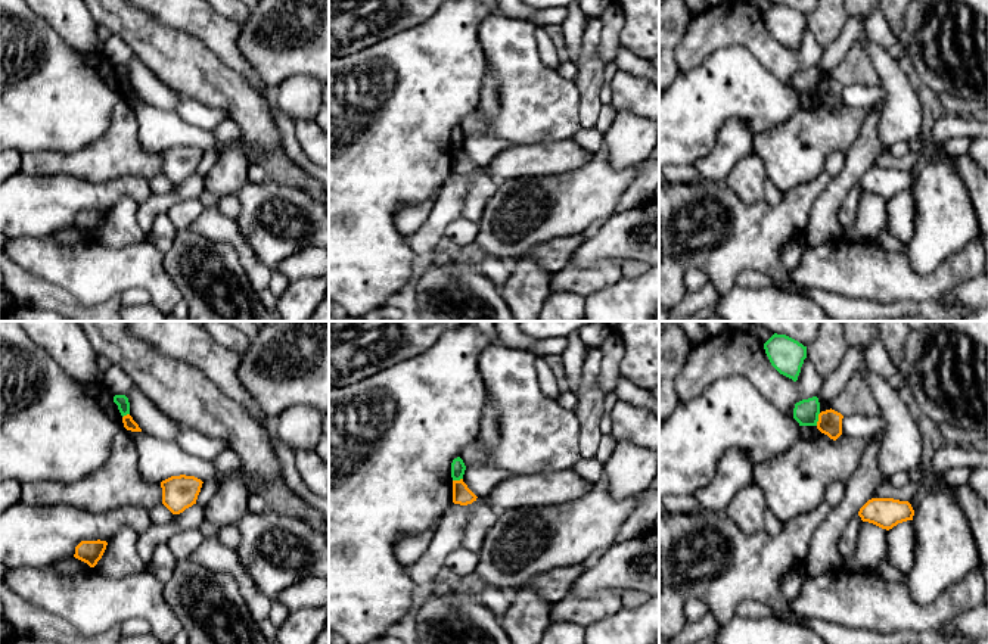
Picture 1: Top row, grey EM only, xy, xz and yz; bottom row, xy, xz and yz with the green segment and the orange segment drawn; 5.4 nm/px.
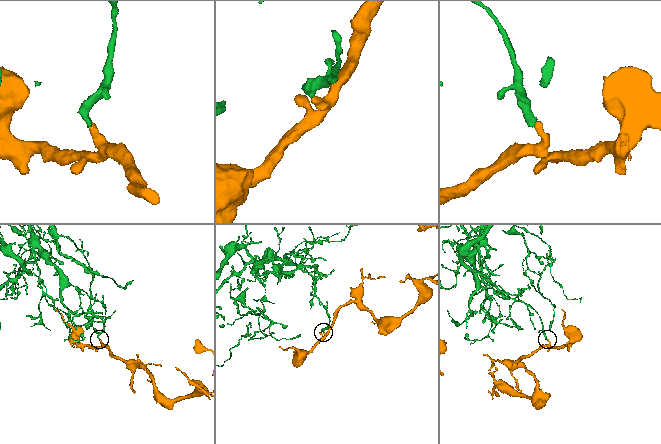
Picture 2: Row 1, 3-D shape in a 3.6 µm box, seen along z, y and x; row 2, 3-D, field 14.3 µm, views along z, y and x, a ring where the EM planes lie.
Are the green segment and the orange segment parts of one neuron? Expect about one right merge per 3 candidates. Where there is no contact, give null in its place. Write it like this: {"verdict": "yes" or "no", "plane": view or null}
{"verdict": "no", "plane": "yz"}

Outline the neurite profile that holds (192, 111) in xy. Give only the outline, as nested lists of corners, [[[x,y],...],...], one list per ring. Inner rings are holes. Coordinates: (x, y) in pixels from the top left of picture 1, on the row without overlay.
[[[183,99],[174,112],[187,122],[209,131],[229,118],[226,111],[208,108],[195,99]]]

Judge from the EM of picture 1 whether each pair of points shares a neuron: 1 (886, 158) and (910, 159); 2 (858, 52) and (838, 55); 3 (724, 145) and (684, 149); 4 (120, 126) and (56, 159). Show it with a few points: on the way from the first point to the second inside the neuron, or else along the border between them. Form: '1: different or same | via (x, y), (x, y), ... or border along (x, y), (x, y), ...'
1: same | via (892, 162), (904, 162)
2: different | border along (861, 37), (829, 77)
3: different | border along (735, 118), (720, 128), (714, 146), (692, 164)
4: same | via (108, 142), (90, 159), (72, 159)

